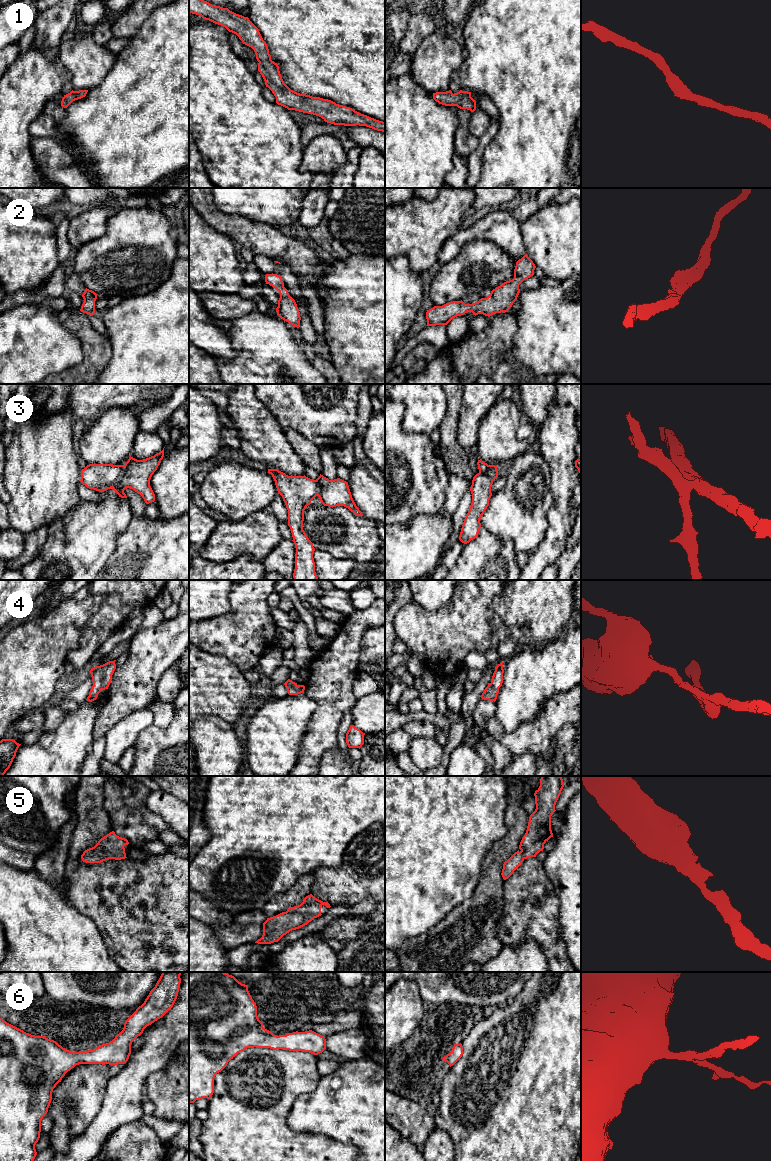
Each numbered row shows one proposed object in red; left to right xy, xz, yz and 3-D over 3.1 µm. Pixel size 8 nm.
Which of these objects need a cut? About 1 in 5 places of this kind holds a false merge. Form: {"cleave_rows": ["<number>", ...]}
{"cleave_rows": ["3"]}

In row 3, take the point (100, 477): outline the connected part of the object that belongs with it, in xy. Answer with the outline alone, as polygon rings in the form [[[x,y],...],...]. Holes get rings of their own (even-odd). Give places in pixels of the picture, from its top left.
[[[89,464],[81,470],[80,482],[99,492],[111,489],[121,478],[124,465]]]

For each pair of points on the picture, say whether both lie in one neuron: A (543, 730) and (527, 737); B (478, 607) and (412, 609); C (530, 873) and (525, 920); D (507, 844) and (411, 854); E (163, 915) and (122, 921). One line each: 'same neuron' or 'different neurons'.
A: same neuron
B: same neuron
C: same neuron
D: different neurons
E: same neuron

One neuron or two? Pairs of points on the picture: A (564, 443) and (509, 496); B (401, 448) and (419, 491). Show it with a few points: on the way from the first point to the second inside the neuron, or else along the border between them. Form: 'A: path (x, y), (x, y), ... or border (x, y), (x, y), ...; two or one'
A: border (541, 452), (549, 467), (550, 484); two
B: path (407, 459), (413, 469), (414, 480); one

